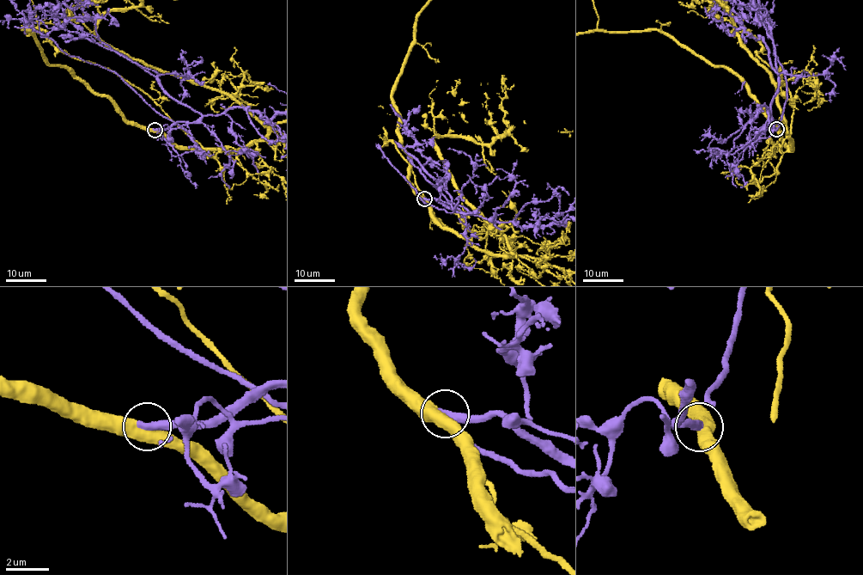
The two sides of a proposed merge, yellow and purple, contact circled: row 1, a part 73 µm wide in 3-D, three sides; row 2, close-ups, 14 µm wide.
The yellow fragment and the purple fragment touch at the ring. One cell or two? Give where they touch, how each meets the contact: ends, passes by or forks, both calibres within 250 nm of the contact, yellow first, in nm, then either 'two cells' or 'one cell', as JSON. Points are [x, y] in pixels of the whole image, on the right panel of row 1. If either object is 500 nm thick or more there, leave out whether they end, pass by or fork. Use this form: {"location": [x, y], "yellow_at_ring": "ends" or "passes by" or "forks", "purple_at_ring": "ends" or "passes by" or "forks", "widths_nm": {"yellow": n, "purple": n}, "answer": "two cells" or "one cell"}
{"location": [776, 129], "widths_nm": {"yellow": 500, "purple": 440}, "answer": "one cell"}

